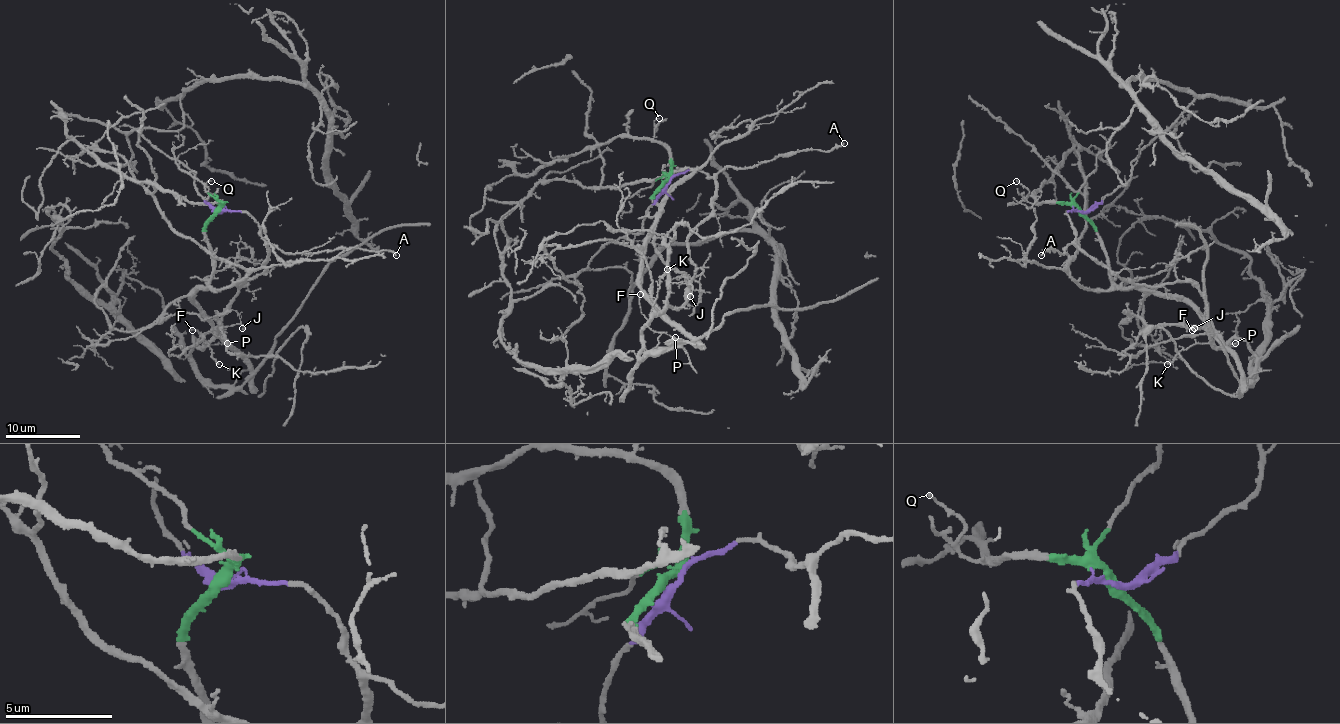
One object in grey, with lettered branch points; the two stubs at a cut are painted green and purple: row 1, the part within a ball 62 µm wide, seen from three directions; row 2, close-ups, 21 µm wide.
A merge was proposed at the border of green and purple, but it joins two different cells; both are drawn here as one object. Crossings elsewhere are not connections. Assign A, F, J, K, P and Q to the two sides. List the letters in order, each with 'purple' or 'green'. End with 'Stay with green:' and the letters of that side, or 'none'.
A: purple
F: purple
J: purple
K: purple
P: purple
Q: green
Stay with green: Q

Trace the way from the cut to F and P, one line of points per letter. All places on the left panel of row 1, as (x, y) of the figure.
F: (217, 212), (243, 212), (254, 221), (267, 262), (240, 284), (247, 283), (241, 283), (204, 346), (191, 329)
P: (217, 212), (245, 212), (267, 249), (266, 268), (240, 284), (247, 283), (200, 348), (227, 342)

